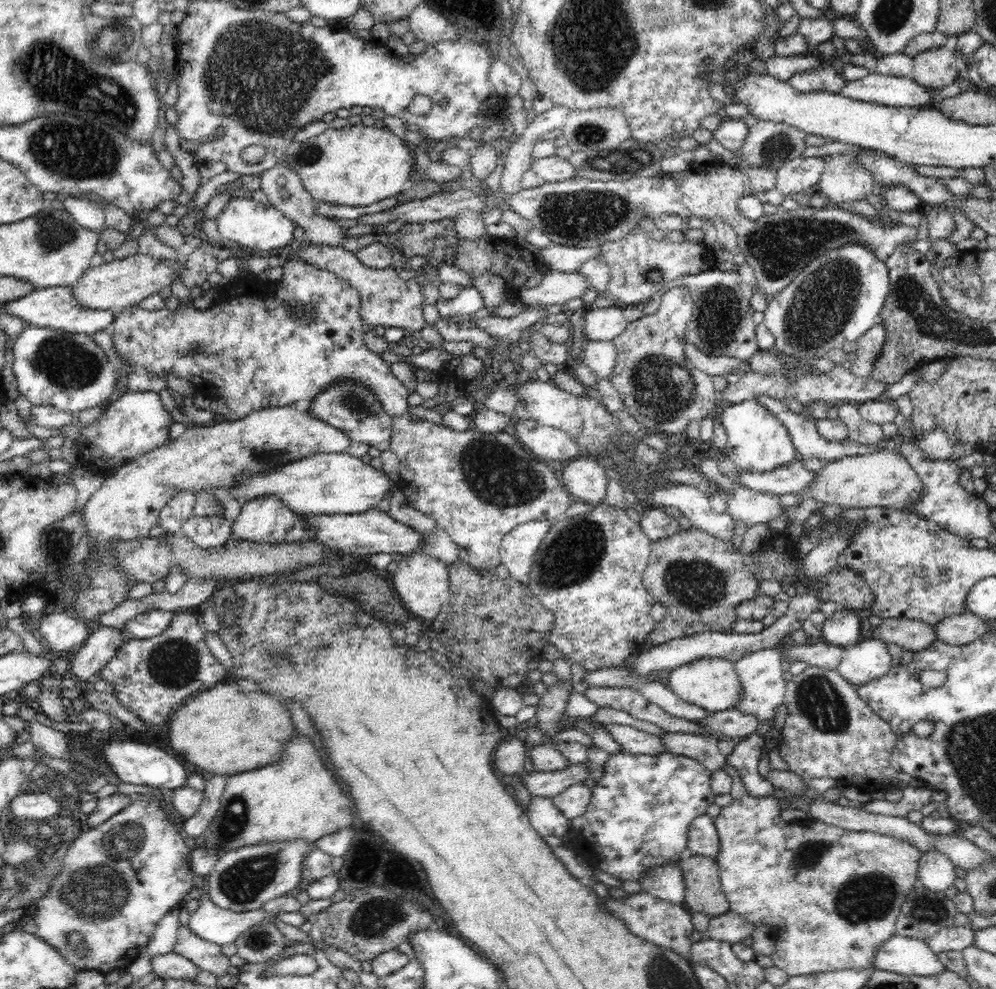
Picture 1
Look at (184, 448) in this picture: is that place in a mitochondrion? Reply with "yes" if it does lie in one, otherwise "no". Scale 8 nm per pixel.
no

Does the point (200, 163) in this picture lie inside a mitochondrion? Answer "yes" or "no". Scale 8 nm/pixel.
no

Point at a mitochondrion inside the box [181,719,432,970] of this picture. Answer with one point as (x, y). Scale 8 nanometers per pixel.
(242, 882)

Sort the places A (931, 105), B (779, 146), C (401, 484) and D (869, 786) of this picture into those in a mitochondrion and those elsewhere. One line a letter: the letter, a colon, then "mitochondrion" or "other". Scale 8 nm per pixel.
A: other
B: mitochondrion
C: other
D: other

